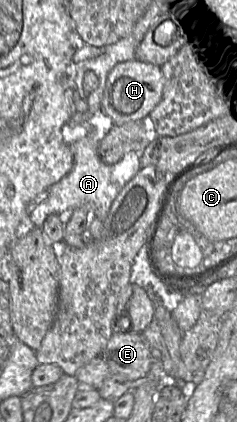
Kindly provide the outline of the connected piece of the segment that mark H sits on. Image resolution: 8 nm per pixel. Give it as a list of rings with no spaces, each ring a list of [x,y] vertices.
[[[137,59],[118,63],[108,74],[101,99],[101,110],[113,120],[114,125],[148,117],[162,99],[164,82],[161,68],[157,65]]]

